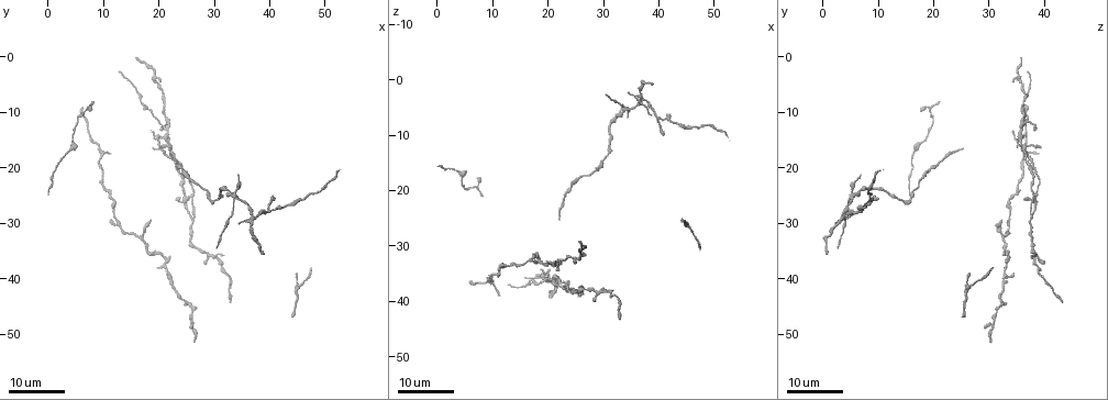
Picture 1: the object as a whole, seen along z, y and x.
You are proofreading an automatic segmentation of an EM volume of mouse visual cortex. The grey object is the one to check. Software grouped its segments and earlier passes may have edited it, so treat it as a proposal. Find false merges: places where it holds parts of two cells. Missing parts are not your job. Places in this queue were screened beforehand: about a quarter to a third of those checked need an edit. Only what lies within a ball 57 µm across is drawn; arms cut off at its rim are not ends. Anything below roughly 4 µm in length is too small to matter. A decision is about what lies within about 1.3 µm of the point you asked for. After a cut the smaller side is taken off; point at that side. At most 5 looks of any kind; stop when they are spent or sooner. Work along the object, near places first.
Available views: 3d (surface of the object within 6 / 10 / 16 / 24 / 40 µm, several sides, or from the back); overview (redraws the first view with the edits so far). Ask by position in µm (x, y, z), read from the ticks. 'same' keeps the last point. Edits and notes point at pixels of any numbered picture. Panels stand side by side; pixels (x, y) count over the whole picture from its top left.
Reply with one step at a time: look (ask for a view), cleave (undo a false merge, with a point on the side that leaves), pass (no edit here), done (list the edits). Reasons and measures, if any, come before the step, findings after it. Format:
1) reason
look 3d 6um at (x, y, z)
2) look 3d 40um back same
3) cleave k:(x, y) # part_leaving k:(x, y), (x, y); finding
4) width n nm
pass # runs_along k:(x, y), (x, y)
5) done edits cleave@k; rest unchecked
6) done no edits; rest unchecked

thin arm on a thick one
look 3d 24um at (22.0, 18.5, 37.5)

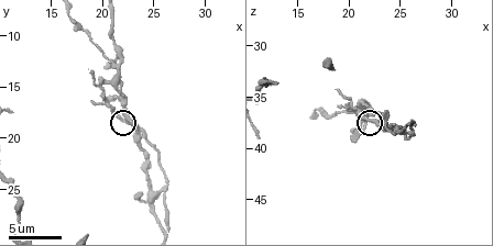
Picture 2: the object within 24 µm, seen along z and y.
look 3d 6um same

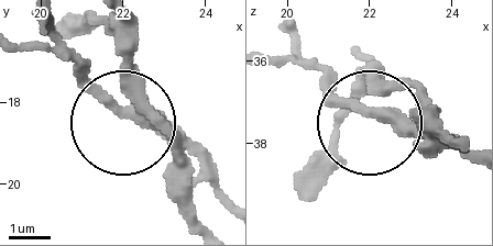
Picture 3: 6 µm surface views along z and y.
arms 4
pass # runs_along 3:(450, 138), (360, 114), (310, 68); all the same cell

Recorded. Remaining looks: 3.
four or more arms meet
look 3d 24um at (19.5, 15.5, 35.0)

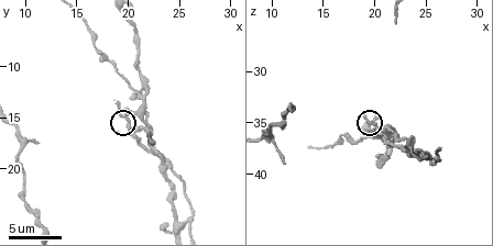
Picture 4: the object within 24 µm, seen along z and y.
look 3d 6um same

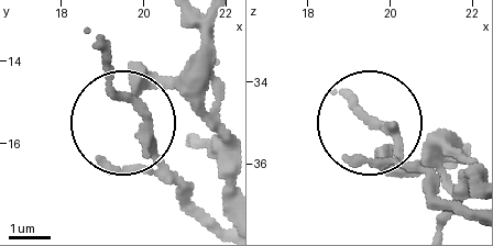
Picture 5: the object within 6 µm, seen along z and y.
side_arm 18 um
pass # runs_along 5:(205, 222), (142, 142), (110, 75), (110, 47); one cell here

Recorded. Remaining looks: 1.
done no edits; rest unchecked

